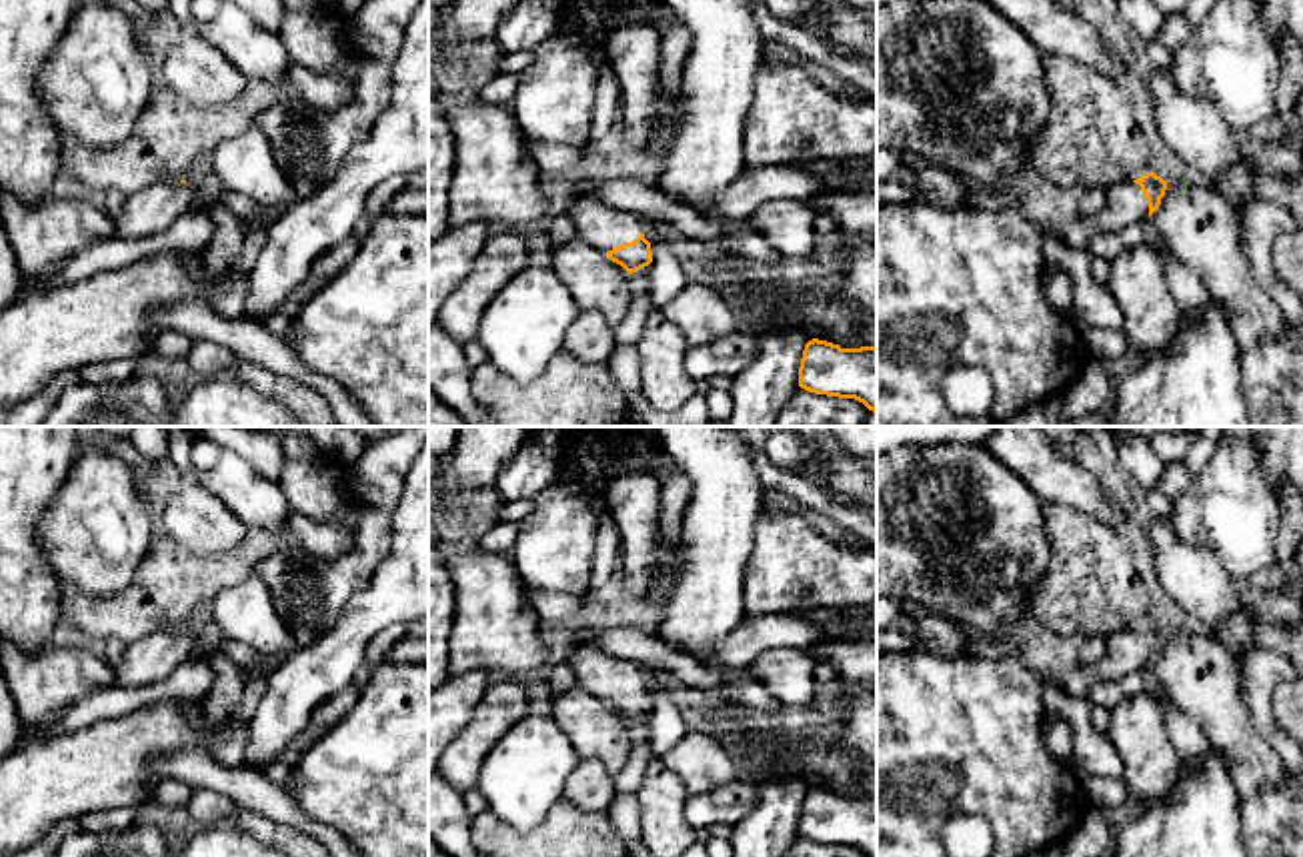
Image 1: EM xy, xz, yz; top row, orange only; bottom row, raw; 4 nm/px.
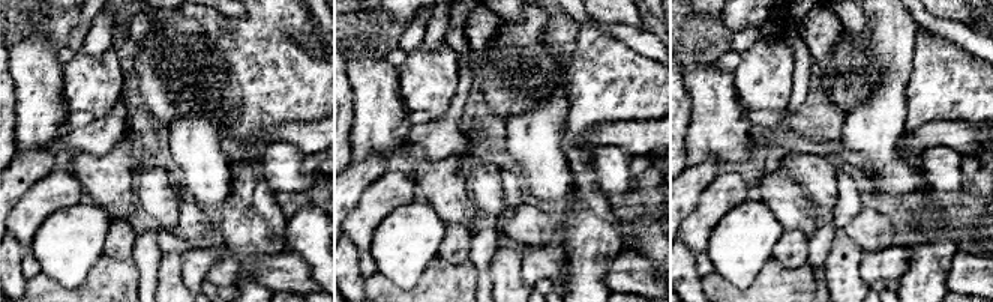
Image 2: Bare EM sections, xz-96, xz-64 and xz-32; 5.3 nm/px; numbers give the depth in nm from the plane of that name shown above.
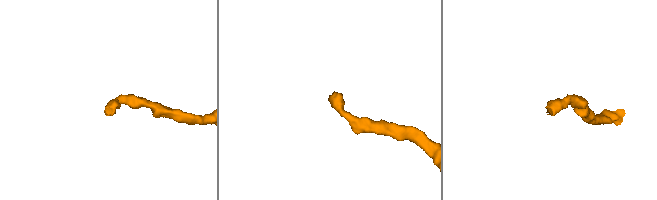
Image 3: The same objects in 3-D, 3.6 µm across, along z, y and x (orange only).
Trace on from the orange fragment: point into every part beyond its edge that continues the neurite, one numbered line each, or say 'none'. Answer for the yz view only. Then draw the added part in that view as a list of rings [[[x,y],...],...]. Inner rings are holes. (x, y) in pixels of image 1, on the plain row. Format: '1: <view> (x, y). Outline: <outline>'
1: yz (1125, 653). Outline: [[[1121,629],[1107,637],[1107,651],[1099,663],[1083,657],[1083,661],[1065,675],[1061,685],[1071,697],[1087,697],[1095,683],[1117,681],[1145,667],[1149,667],[1149,653],[1141,635],[1133,629]]]

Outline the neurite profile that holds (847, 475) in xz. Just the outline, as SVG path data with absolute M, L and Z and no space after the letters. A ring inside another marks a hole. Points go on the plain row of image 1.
M843 447L839 451L815 451L821 467L809 479L831 491L835 497L877 515L877 463Z

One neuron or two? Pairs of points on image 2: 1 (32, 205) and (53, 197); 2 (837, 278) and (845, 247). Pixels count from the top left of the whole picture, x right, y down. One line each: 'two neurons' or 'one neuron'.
1: one neuron
2: one neuron

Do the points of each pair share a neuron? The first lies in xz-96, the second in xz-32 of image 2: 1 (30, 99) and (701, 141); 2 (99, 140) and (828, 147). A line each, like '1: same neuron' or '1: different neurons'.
1: same neuron
2: same neuron

